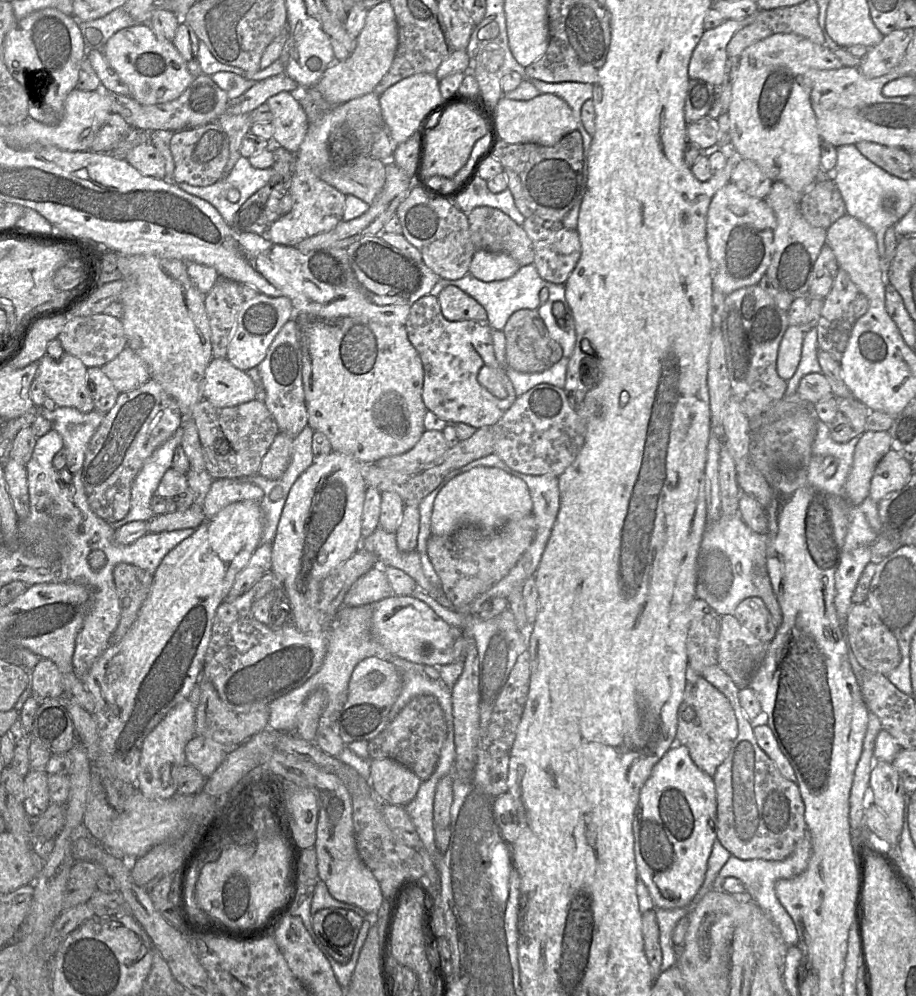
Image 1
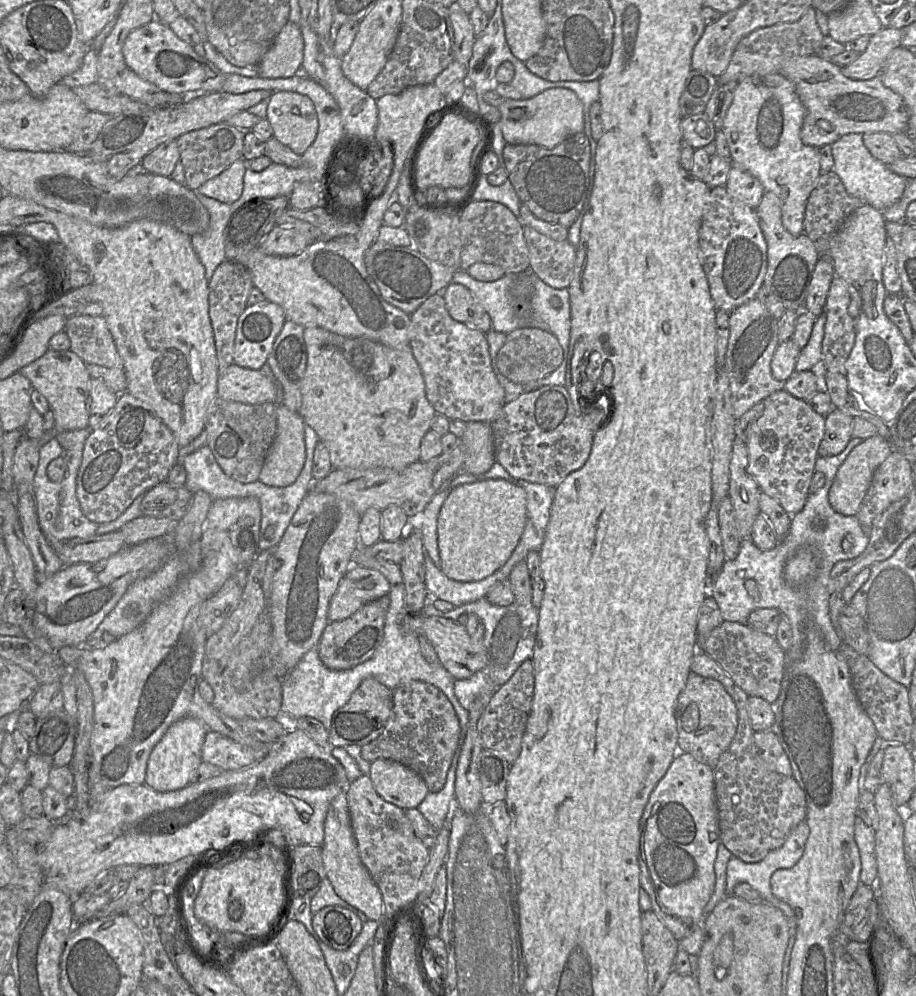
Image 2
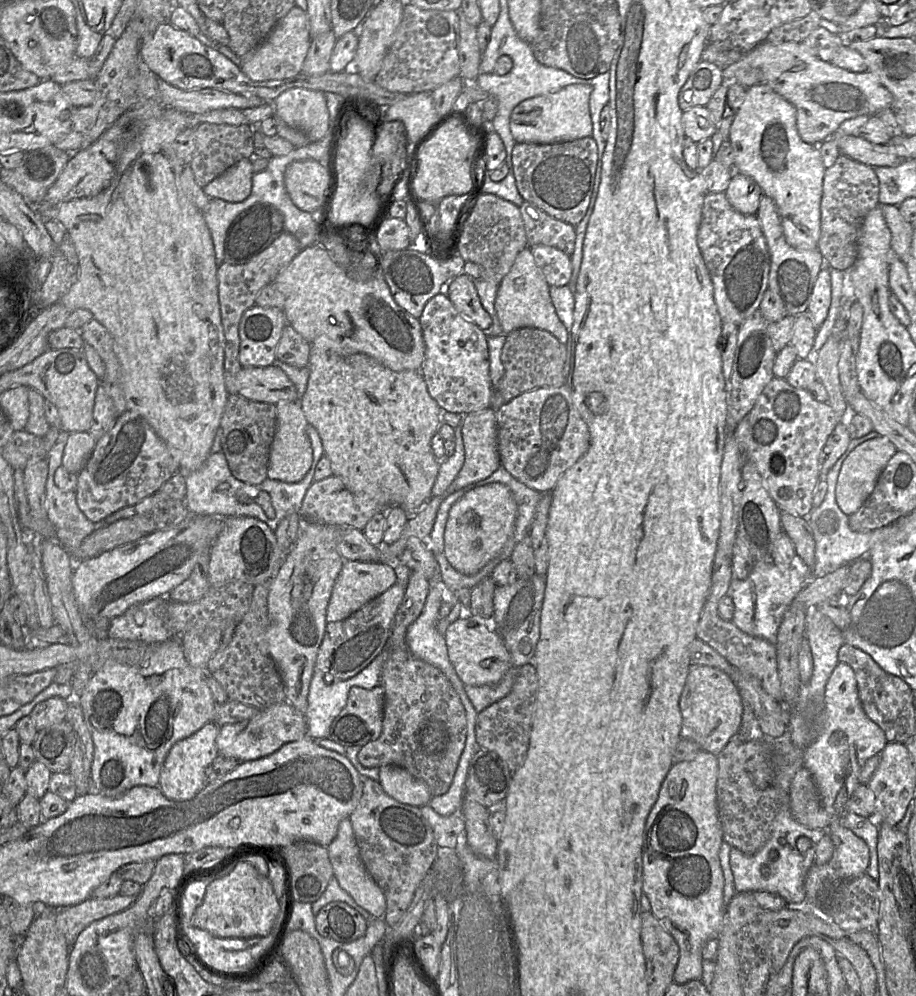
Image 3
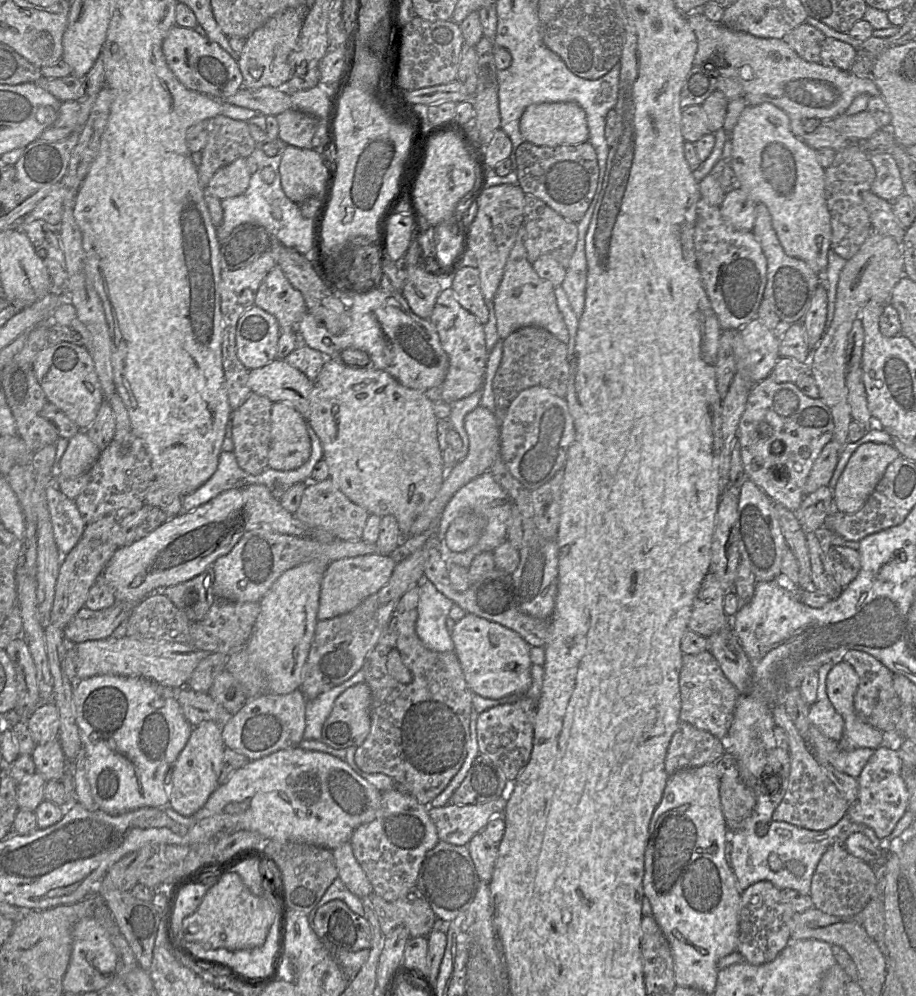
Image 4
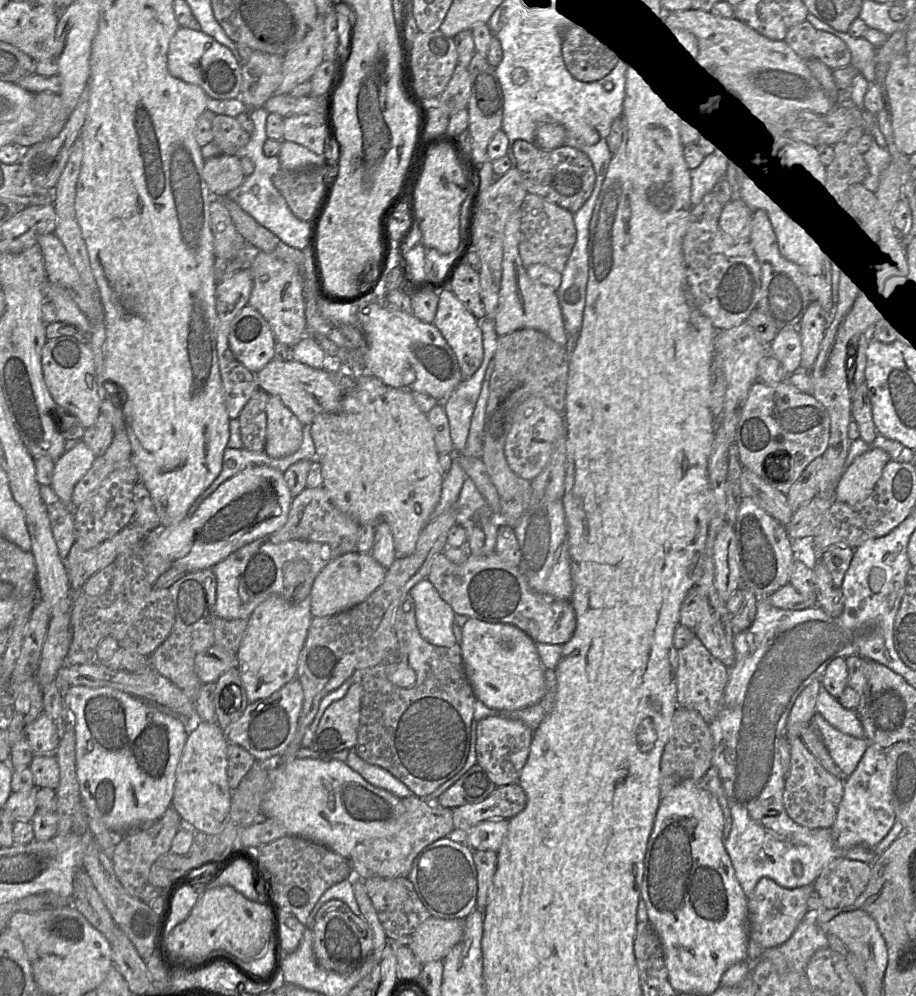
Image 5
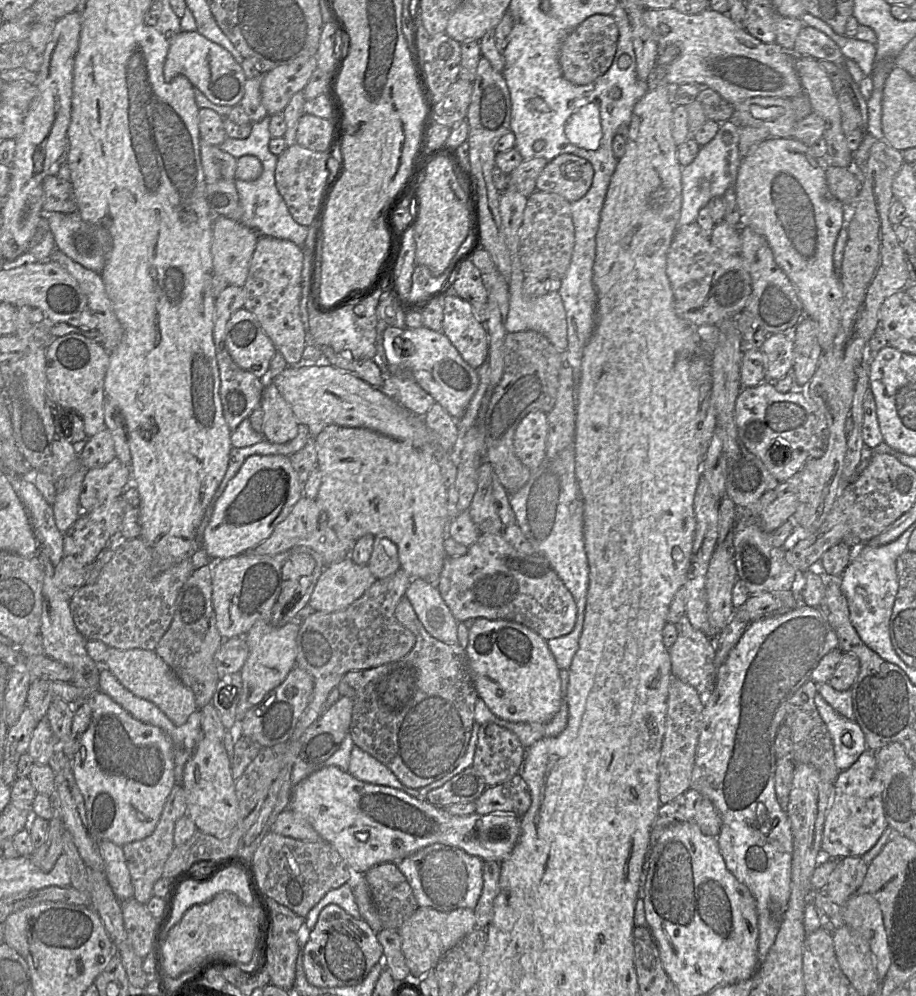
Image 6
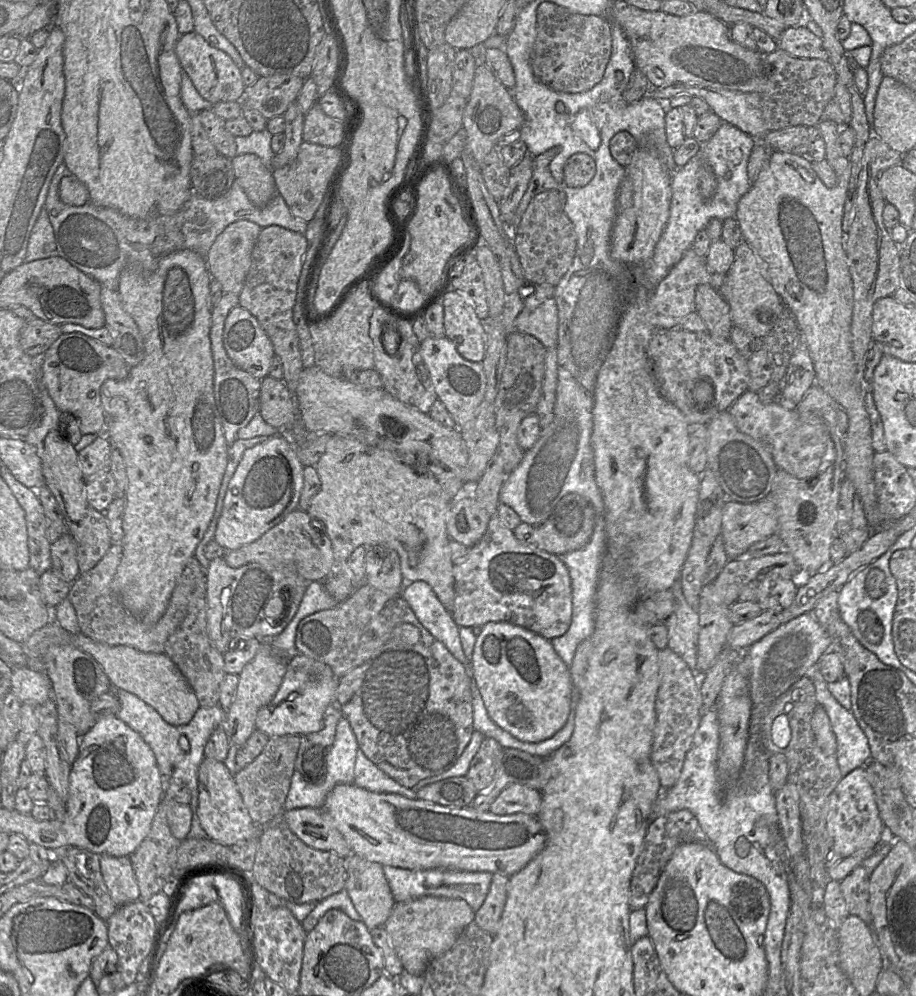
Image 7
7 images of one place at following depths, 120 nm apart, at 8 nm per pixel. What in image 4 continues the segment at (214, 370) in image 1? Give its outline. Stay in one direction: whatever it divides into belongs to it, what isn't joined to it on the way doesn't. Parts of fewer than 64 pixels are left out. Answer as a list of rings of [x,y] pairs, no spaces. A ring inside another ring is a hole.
[[[276,358],[264,367],[250,370],[248,385],[253,393],[265,396],[273,403],[285,402],[294,407],[305,419],[308,418],[310,395],[314,387],[314,382],[283,359]]]

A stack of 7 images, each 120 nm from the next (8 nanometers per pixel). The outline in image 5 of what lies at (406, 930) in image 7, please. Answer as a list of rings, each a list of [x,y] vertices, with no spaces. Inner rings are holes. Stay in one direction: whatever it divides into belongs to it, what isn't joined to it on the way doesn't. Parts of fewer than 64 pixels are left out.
[[[431,916],[411,935],[411,949],[422,964],[443,959],[463,937],[465,919]]]

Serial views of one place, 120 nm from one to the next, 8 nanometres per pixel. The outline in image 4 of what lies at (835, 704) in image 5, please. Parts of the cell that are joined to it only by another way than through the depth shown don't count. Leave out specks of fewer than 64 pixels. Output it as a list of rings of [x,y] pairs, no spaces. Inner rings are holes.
[[[827,663],[818,670],[818,688],[815,702],[809,707],[809,721],[825,737],[839,741],[843,734],[844,720],[835,710],[827,695],[826,679],[835,664]]]

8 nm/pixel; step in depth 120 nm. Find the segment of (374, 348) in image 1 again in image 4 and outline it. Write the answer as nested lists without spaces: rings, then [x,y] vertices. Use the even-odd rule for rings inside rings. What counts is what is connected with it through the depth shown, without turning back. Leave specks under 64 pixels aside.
[[[326,359],[314,381],[306,421],[321,442],[329,478],[335,486],[370,515],[394,516],[402,538],[408,536],[416,517],[435,498],[447,472],[437,439],[433,395],[405,387],[385,371],[351,368]]]

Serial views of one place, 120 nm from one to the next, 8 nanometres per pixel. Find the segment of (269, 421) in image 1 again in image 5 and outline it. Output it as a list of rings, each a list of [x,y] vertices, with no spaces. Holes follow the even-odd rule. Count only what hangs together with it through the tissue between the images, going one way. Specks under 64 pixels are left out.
[[[257,389],[237,418],[243,448],[249,451],[265,452],[268,399],[265,391]]]

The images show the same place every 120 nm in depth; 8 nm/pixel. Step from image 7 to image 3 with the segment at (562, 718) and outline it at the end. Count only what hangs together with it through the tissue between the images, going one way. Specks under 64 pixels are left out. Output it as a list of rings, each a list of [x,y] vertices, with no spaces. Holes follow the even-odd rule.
[[[472,616],[458,618],[447,627],[444,638],[449,660],[464,685],[498,684],[512,668],[510,654],[489,621]]]

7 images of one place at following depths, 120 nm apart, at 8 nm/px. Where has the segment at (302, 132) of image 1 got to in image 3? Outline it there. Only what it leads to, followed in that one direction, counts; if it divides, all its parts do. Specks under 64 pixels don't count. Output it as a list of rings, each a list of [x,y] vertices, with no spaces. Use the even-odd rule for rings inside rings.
[[[291,88],[273,102],[275,114],[302,131],[310,143],[321,140],[329,129],[329,112],[323,91]]]

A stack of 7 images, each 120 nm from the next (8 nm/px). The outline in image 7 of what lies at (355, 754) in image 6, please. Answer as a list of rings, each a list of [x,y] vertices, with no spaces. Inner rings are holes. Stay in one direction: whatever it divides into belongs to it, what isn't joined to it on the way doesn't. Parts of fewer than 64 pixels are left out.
[[[360,748],[356,752],[354,782],[356,786],[375,793],[394,793],[409,799],[417,798],[417,792],[404,787],[381,771]]]

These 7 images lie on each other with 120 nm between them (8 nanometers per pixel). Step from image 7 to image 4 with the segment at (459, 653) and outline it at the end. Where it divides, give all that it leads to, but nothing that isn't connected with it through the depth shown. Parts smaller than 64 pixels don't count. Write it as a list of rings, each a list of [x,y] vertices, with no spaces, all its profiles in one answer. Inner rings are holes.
[[[428,580],[419,584],[418,617],[415,631],[423,645],[436,652],[454,651],[446,620],[454,603]]]

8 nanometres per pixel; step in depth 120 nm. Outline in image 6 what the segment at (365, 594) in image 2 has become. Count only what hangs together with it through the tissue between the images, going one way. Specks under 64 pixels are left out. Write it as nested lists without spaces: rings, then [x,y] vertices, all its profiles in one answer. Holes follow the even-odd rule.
[[[347,557],[325,567],[308,605],[315,612],[342,611],[360,598],[375,581],[367,565],[357,565]]]

